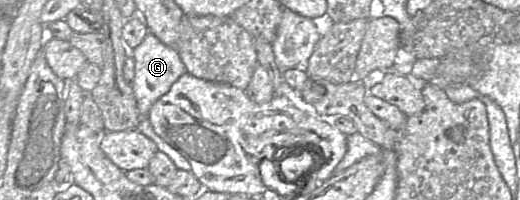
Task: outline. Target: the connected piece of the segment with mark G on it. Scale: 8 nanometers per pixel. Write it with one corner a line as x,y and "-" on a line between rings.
148,32
141,44
133,50
130,50
130,54
135,61
135,78
132,83
132,89
140,113
140,123
137,130
150,138
157,145
159,151
168,155
177,169
191,171
191,165
188,160
154,132
148,119
152,105
170,90
173,83
176,82
180,76
187,72
177,49
165,45
155,35

